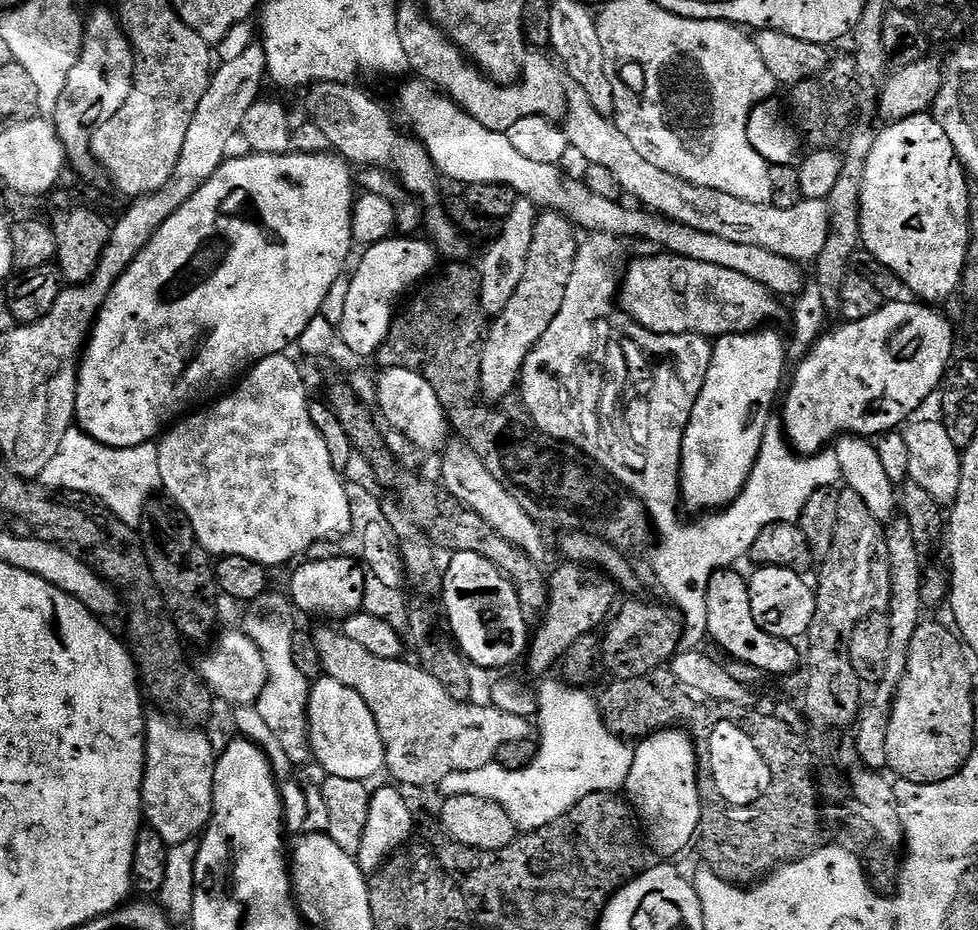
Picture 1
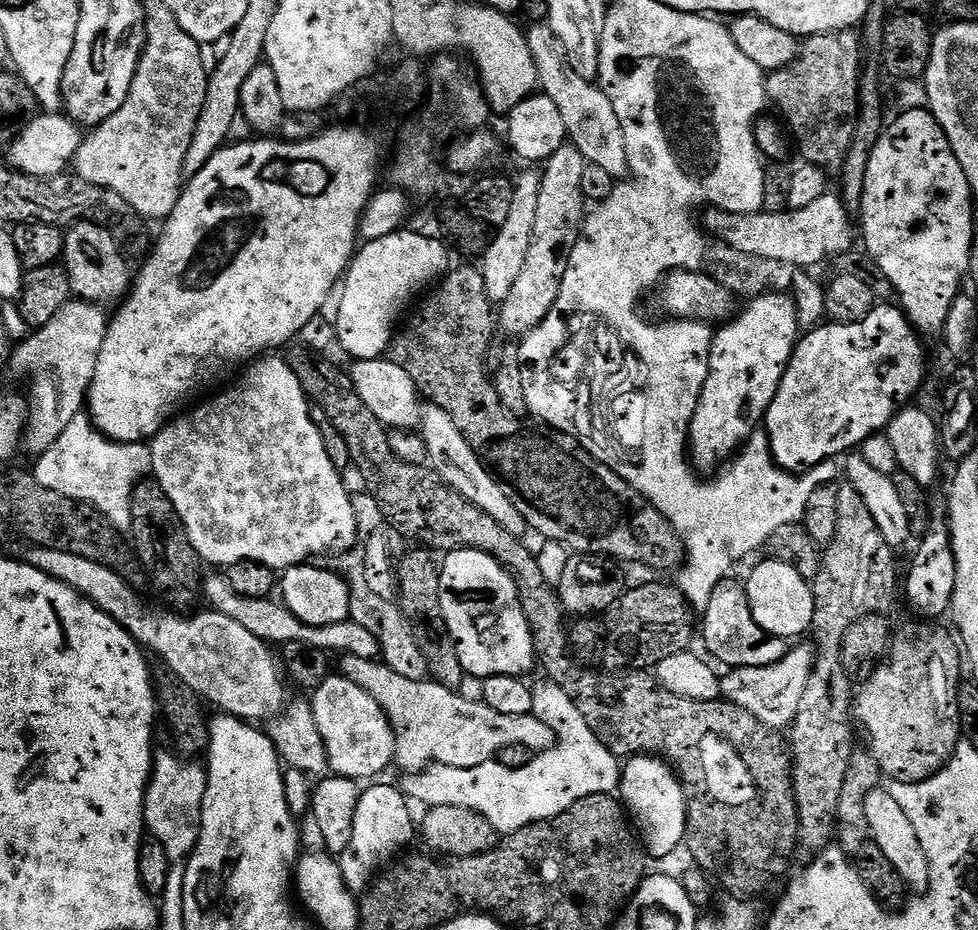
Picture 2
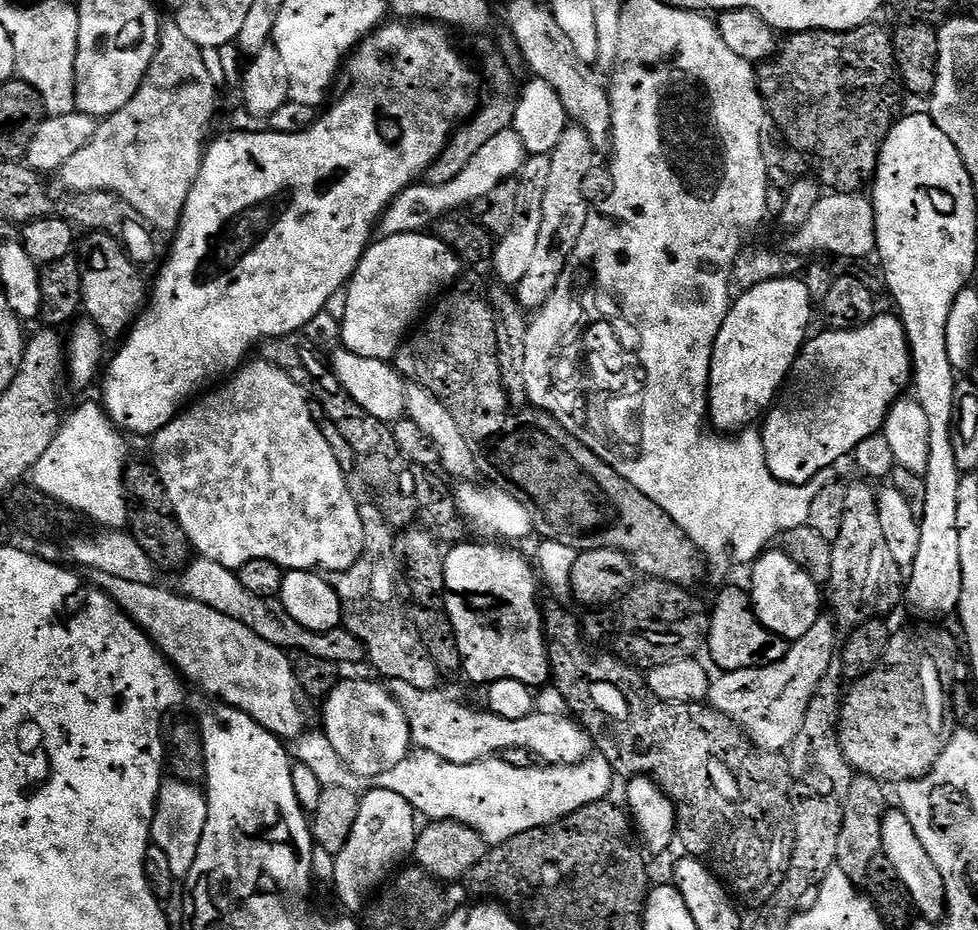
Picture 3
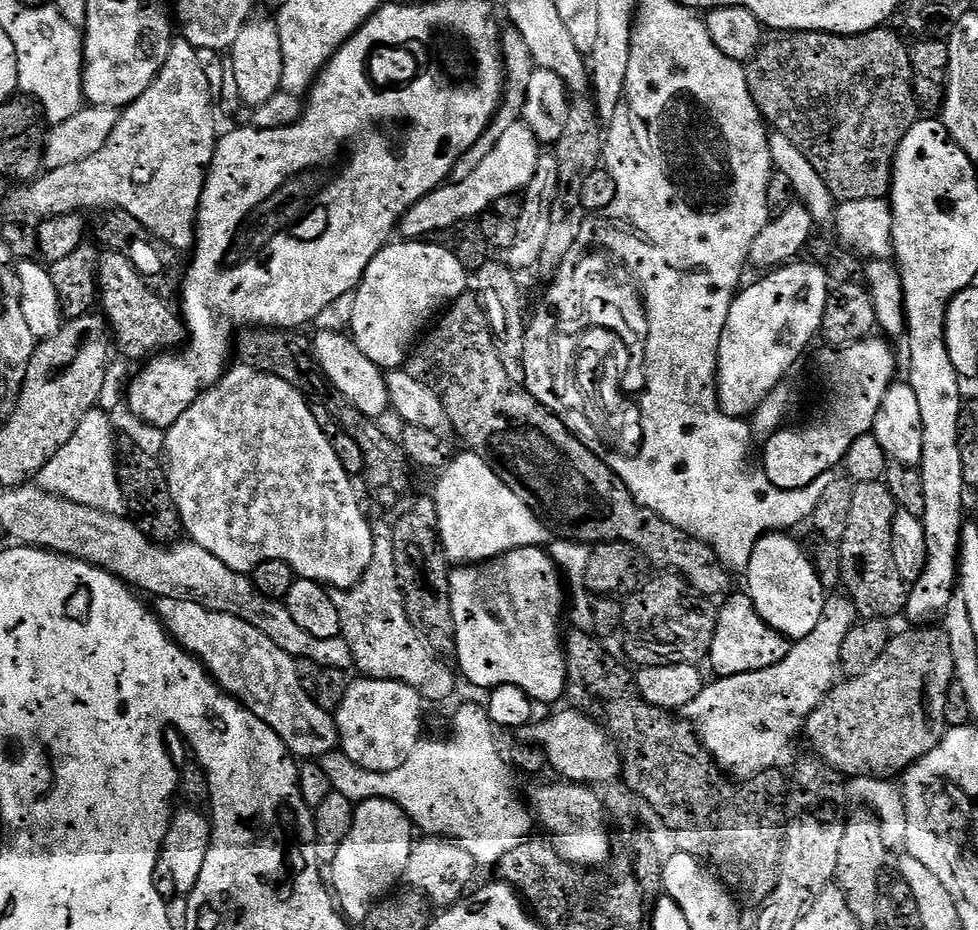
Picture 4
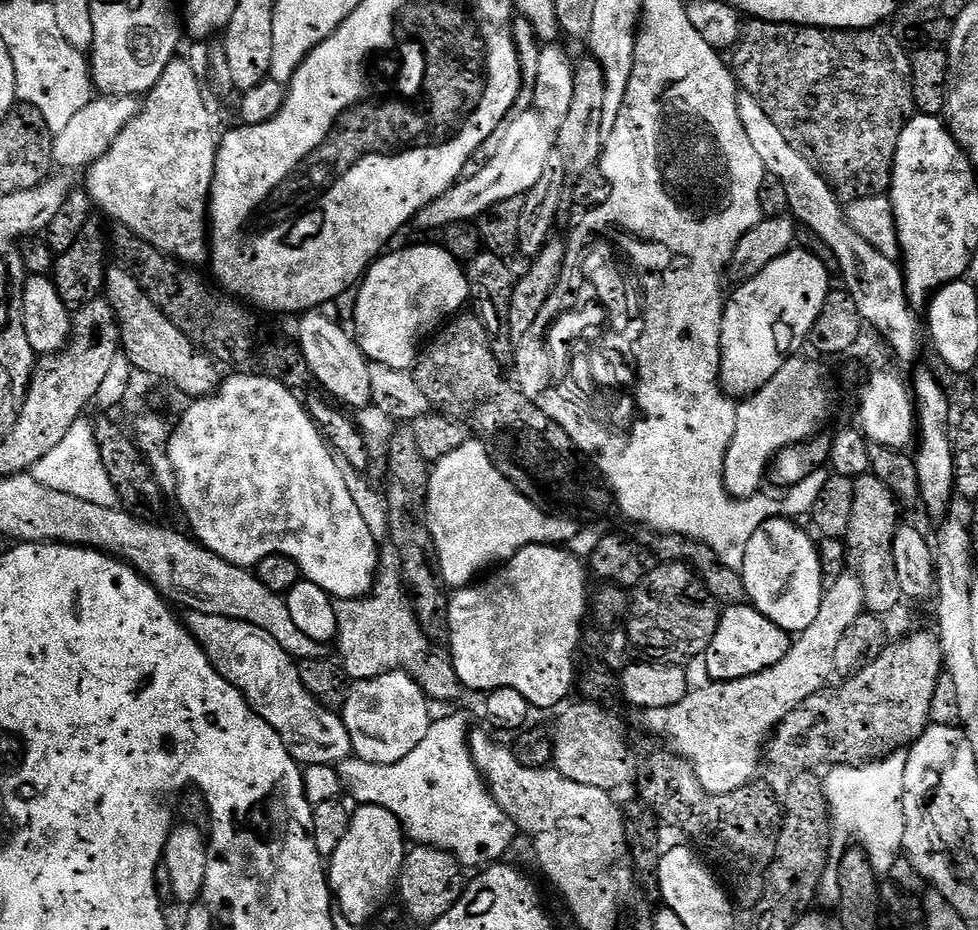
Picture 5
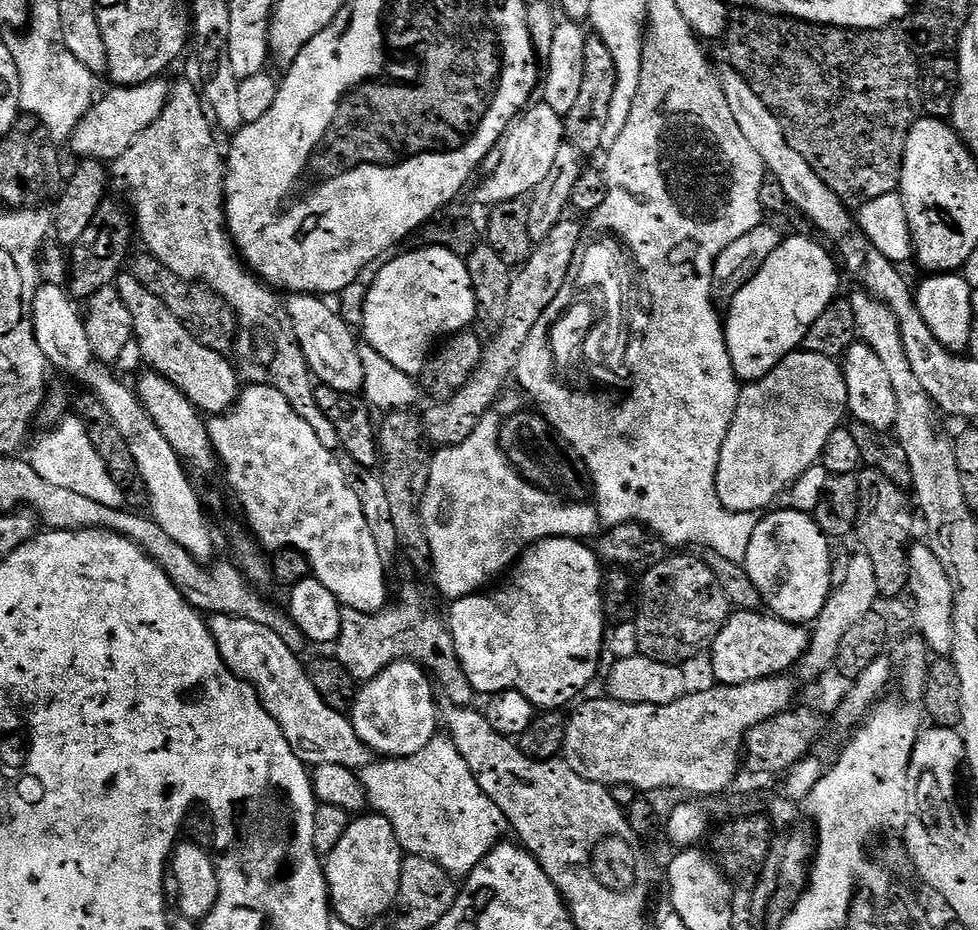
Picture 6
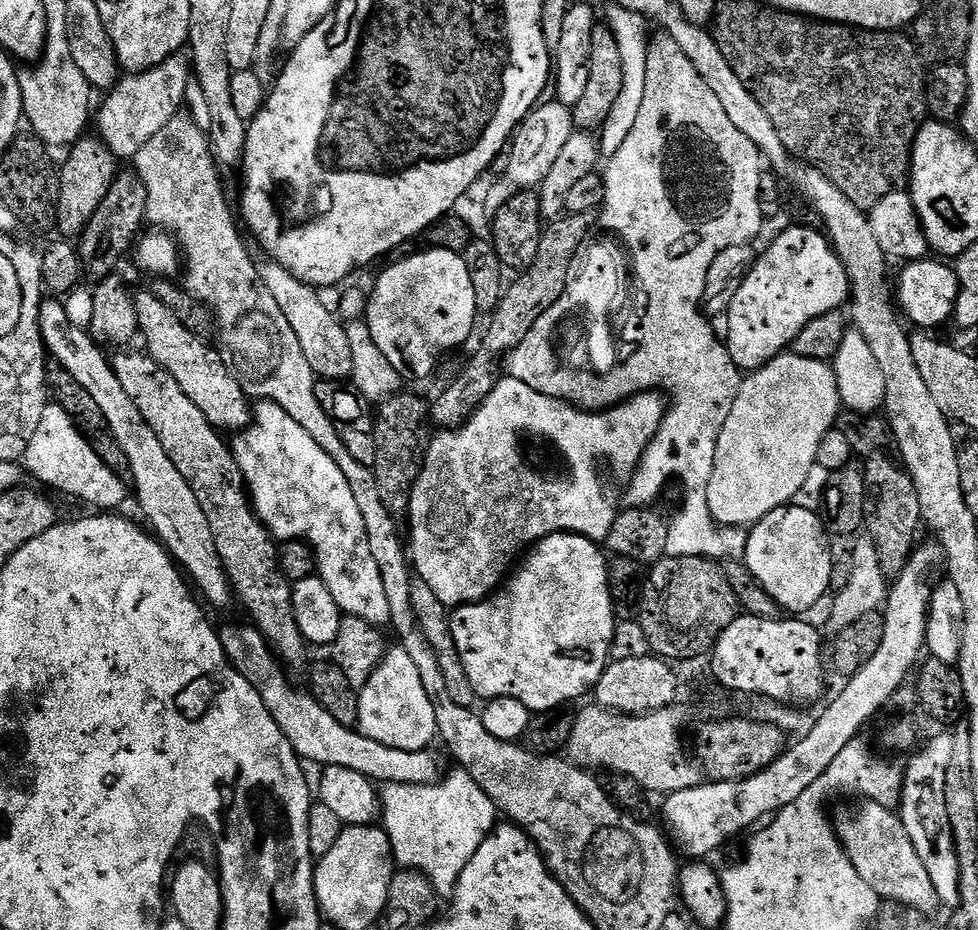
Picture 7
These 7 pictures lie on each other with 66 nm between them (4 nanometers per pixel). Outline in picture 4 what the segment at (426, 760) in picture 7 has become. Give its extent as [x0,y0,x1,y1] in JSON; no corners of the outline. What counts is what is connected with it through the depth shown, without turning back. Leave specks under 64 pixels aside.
[154,598,340,758]

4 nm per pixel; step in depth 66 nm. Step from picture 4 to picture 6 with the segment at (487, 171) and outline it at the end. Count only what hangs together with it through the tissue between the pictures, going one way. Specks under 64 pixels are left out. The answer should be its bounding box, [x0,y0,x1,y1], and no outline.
[476,103,565,206]

